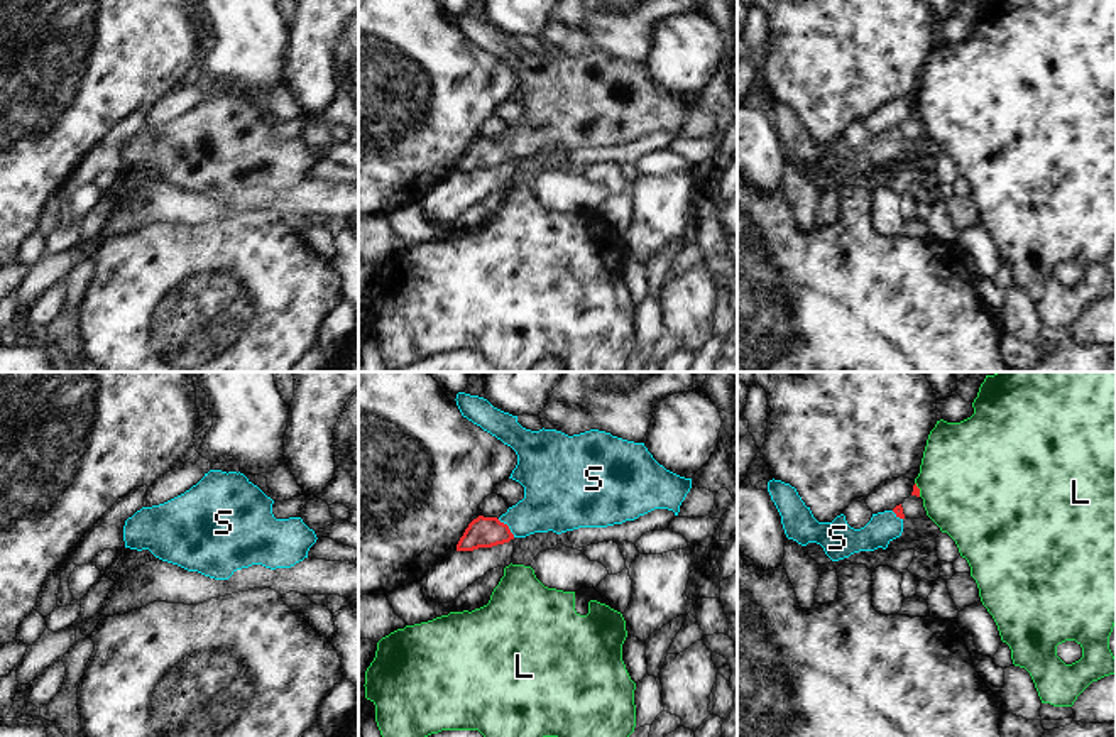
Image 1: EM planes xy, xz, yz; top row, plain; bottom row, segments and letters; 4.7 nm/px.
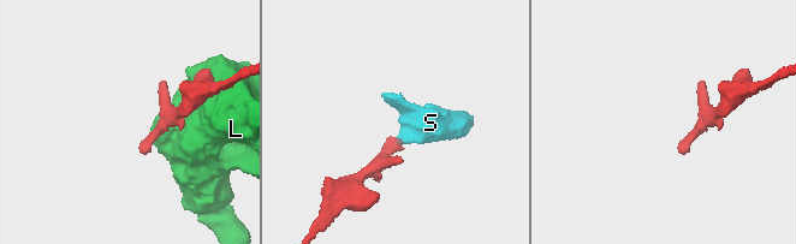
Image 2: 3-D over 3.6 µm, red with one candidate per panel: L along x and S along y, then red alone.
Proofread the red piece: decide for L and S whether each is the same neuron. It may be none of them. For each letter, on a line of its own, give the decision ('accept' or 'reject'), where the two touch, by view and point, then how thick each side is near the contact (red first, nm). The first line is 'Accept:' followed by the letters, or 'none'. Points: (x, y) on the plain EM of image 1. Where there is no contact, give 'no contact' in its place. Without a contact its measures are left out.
Accept: S
L: reject; contact yz (919, 110); calibres 30 and 480 nm
S: accept; contact xz (508, 147); calibres 140 and 280 nm

